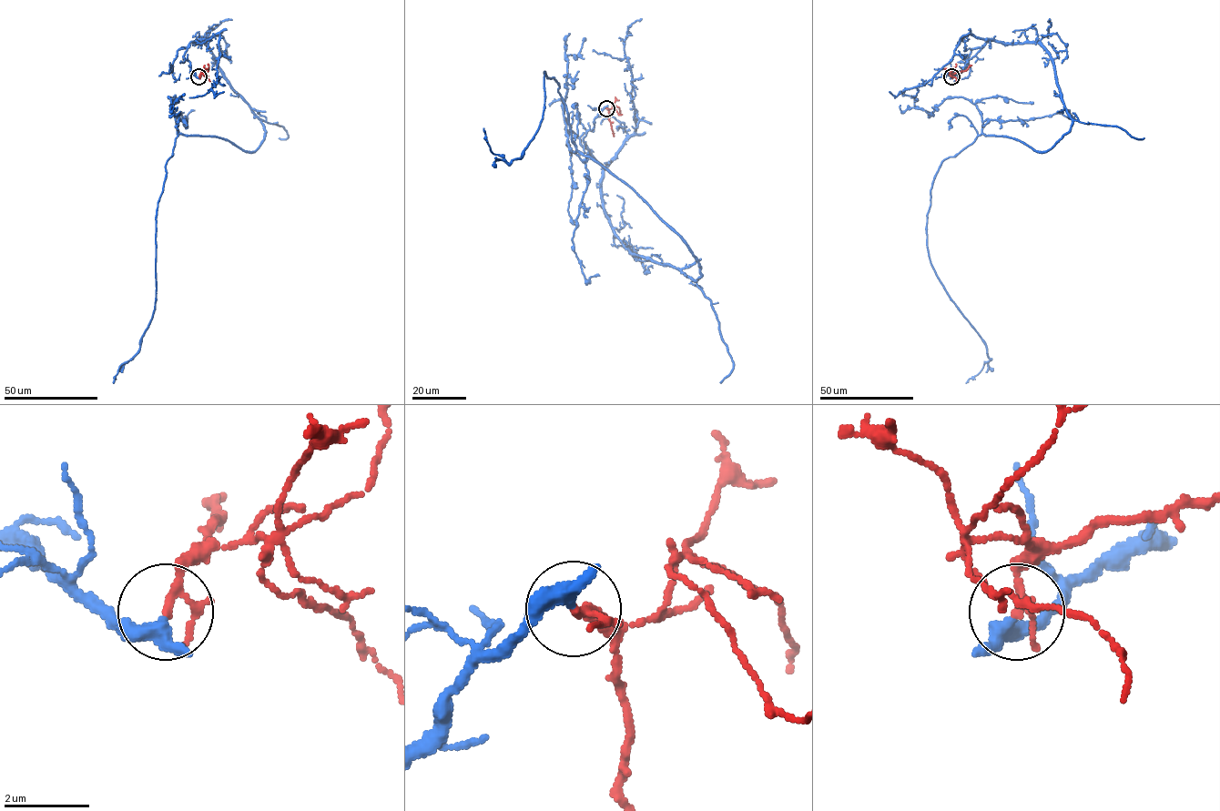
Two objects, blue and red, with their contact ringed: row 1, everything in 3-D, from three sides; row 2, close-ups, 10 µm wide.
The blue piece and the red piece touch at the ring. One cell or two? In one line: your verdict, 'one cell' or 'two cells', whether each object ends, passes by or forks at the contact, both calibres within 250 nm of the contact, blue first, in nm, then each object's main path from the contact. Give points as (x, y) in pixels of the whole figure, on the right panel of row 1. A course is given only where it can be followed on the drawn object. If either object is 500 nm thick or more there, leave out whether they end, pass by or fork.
one cell | blue passes by | red passes by | 320/140 nm | blue via (951, 77), (1037, 43), (1072, 121), (936, 173), (929, 257), (990, 359), (966, 382) | red via (951, 76), (971, 65)

